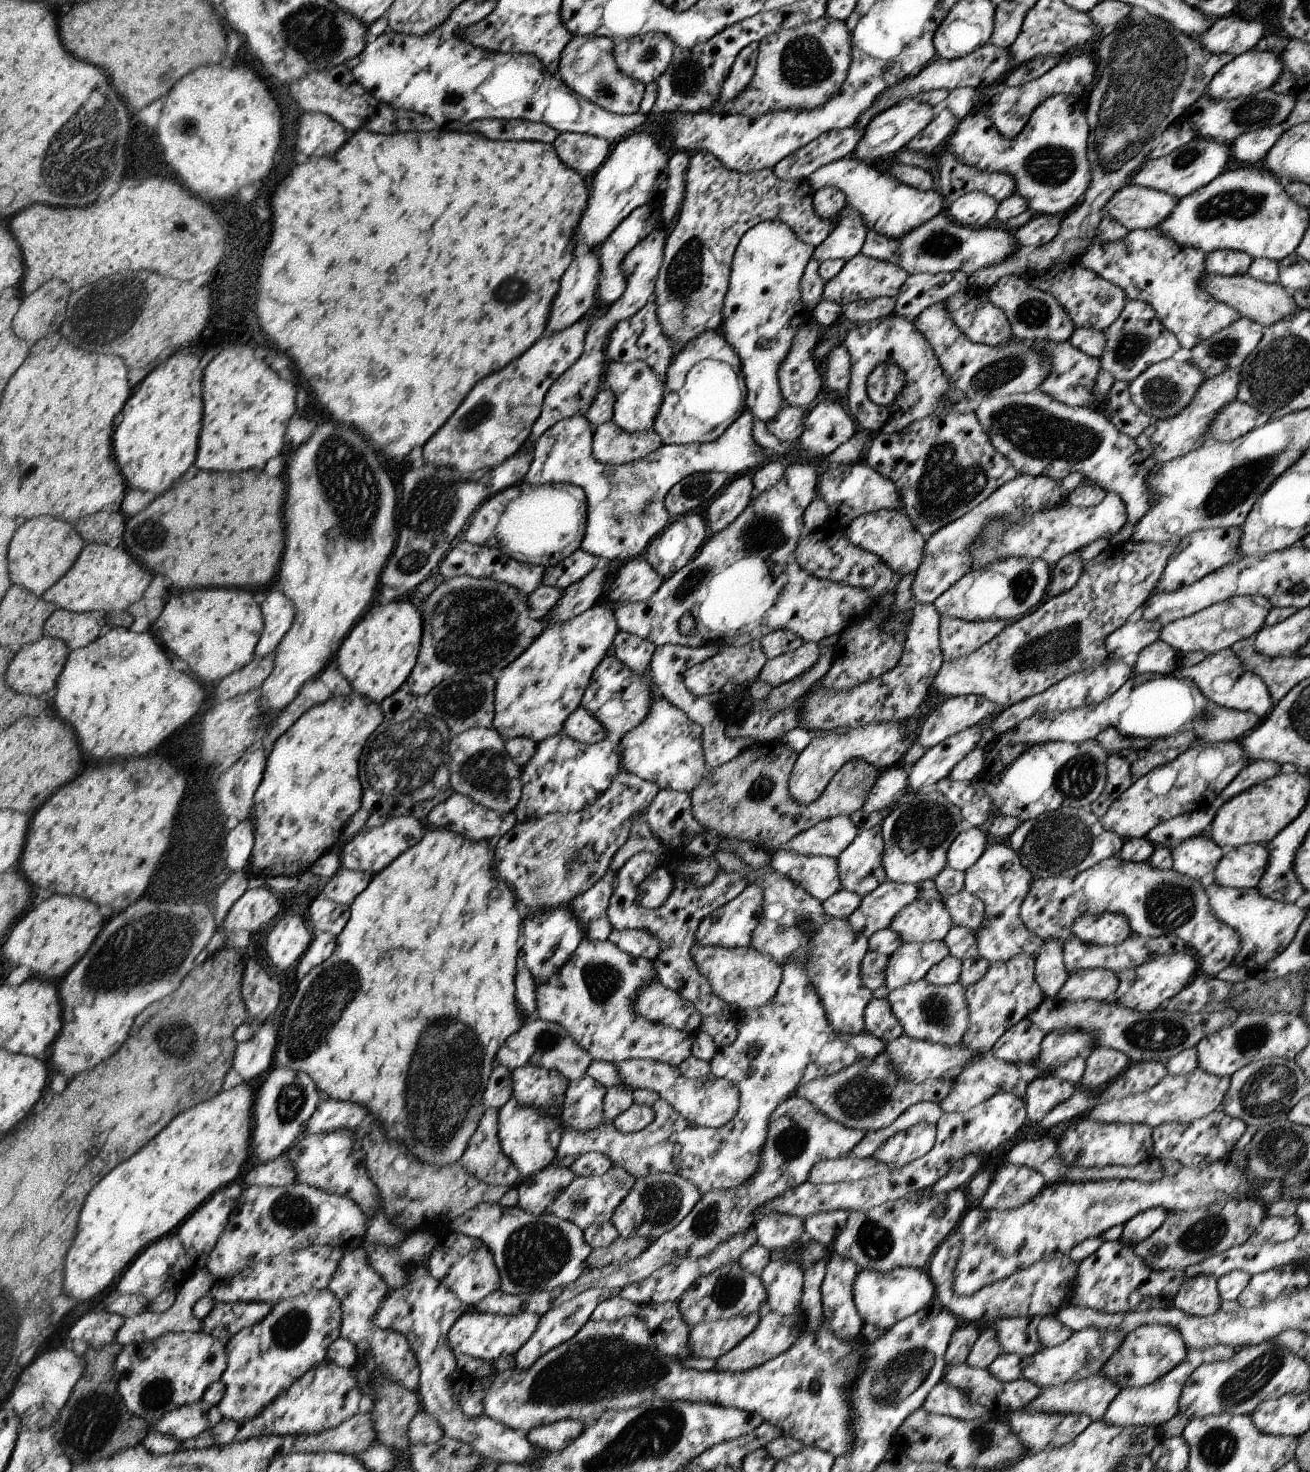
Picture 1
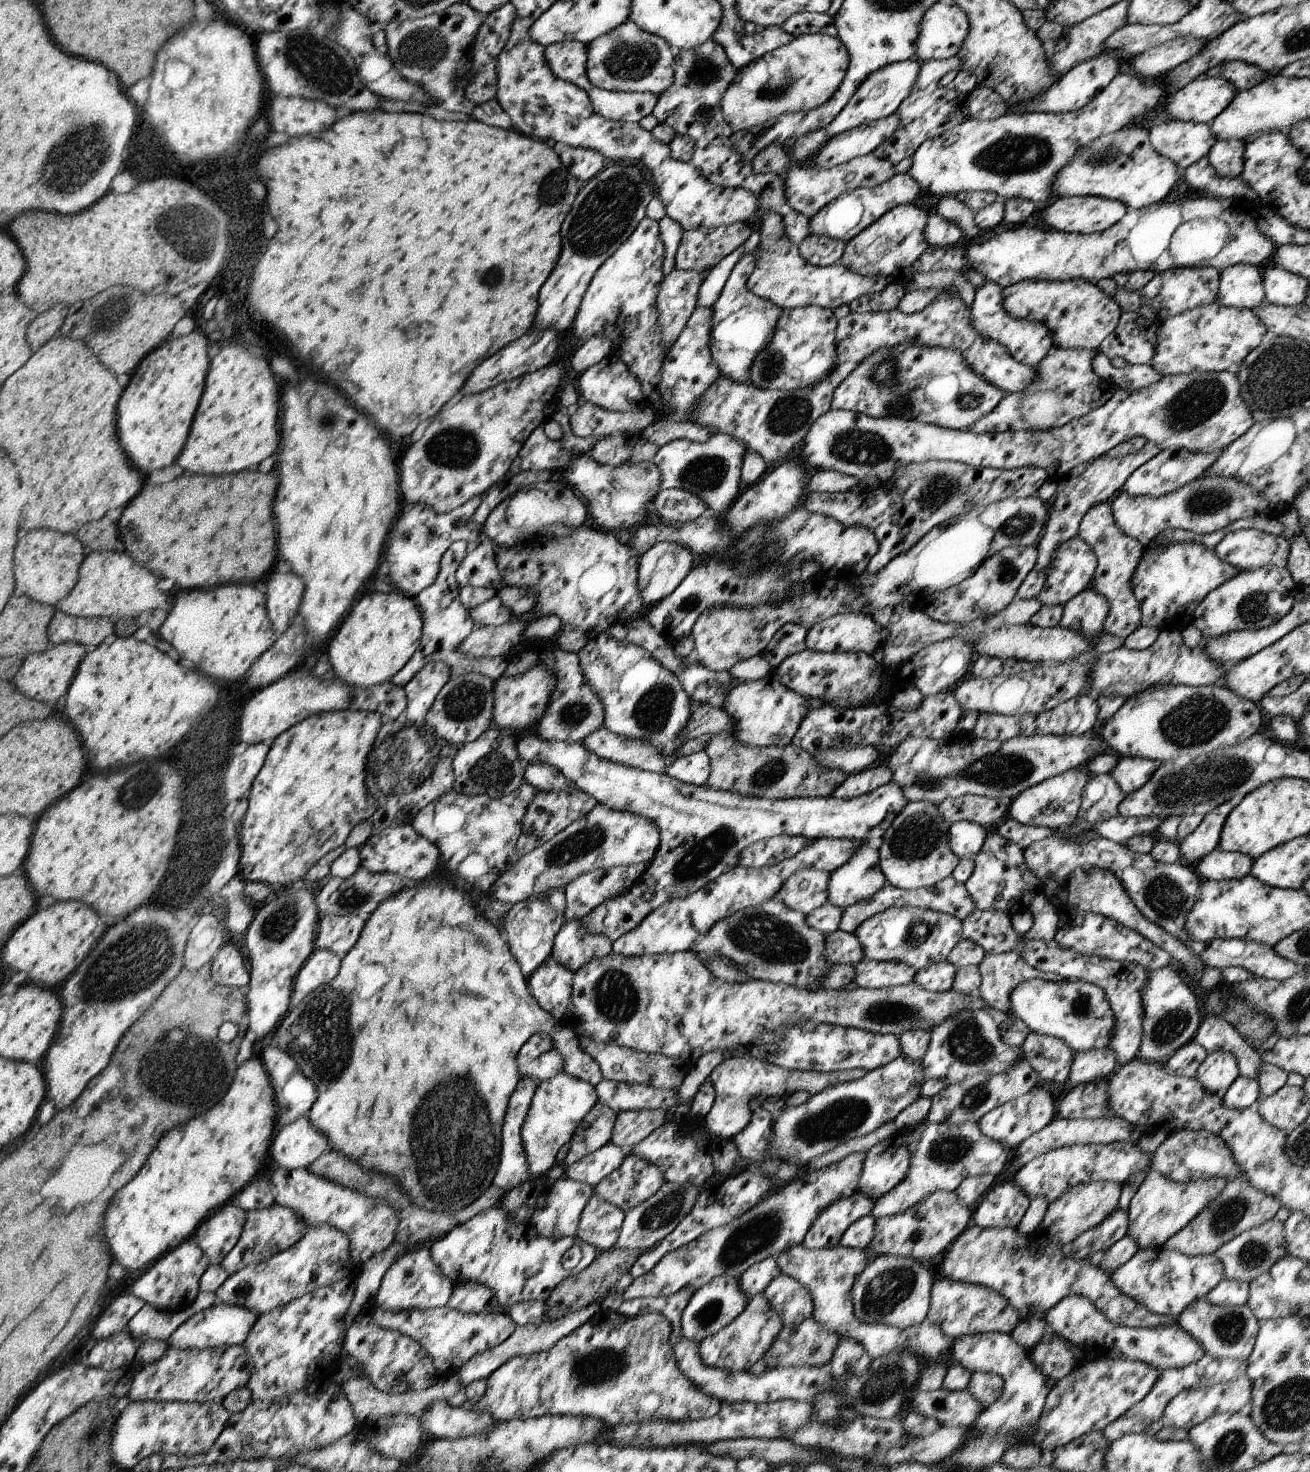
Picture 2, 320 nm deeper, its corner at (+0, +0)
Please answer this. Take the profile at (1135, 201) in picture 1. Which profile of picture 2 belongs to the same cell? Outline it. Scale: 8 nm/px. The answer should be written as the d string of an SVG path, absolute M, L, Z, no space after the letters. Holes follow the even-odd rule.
M1064 196L1055 198L1048 205L1039 209L1039 217L1044 227L1061 232L1077 232L1091 234L1102 232L1120 222L1127 214L1128 208L1124 202L1101 198L1100 196Z

